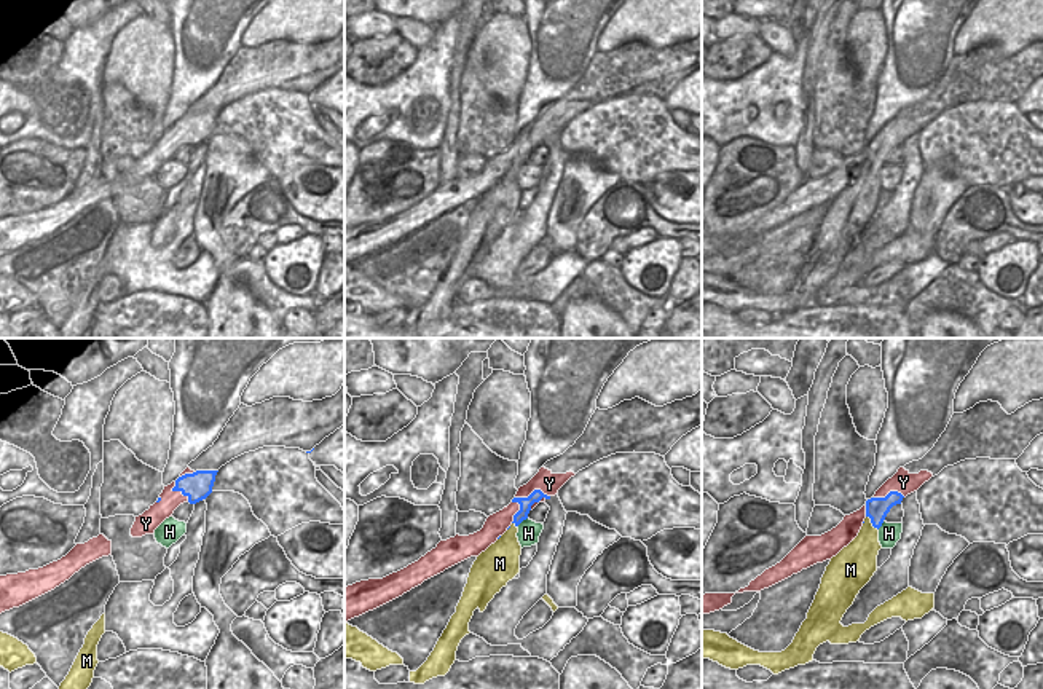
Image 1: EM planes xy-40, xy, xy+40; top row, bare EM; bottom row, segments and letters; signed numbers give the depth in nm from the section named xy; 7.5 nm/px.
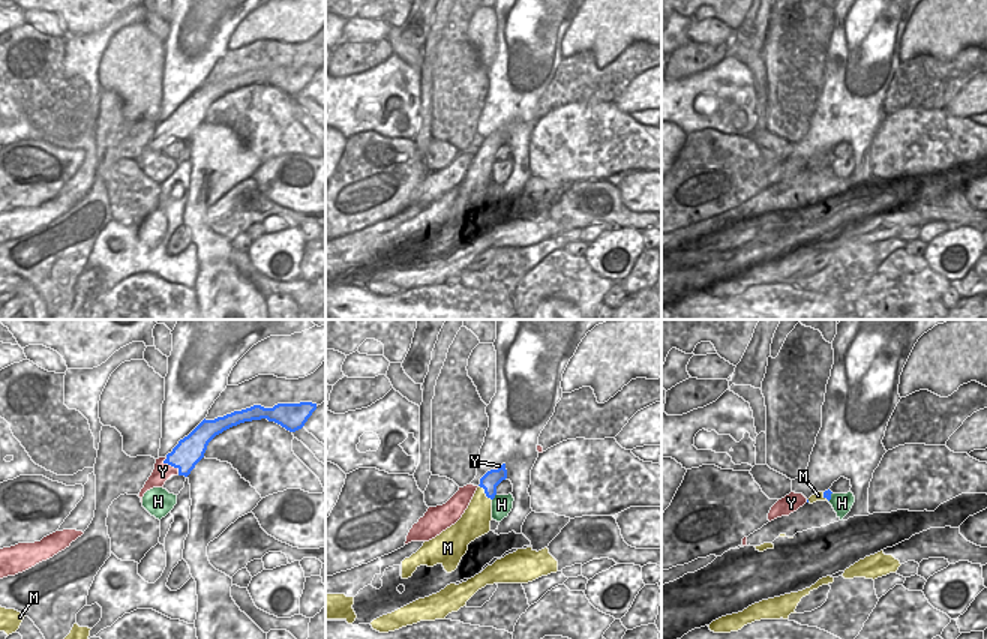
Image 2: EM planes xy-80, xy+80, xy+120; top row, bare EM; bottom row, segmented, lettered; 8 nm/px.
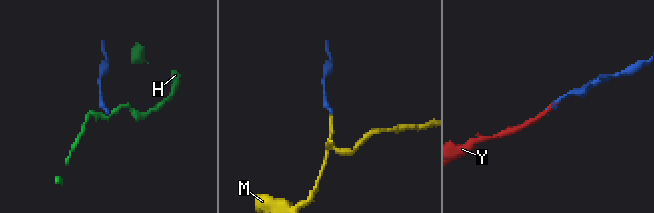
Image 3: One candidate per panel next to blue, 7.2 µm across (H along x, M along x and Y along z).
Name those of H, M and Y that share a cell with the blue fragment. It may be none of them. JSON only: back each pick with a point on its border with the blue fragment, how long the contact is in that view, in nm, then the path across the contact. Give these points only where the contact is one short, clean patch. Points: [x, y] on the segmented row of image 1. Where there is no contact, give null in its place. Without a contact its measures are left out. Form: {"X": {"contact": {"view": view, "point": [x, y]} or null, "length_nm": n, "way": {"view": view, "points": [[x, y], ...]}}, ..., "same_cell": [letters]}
{"Y": {"contact": {"view": "xy", "point": [533, 492]}, "length_nm": 260}, "same_cell": ["Y"]}

